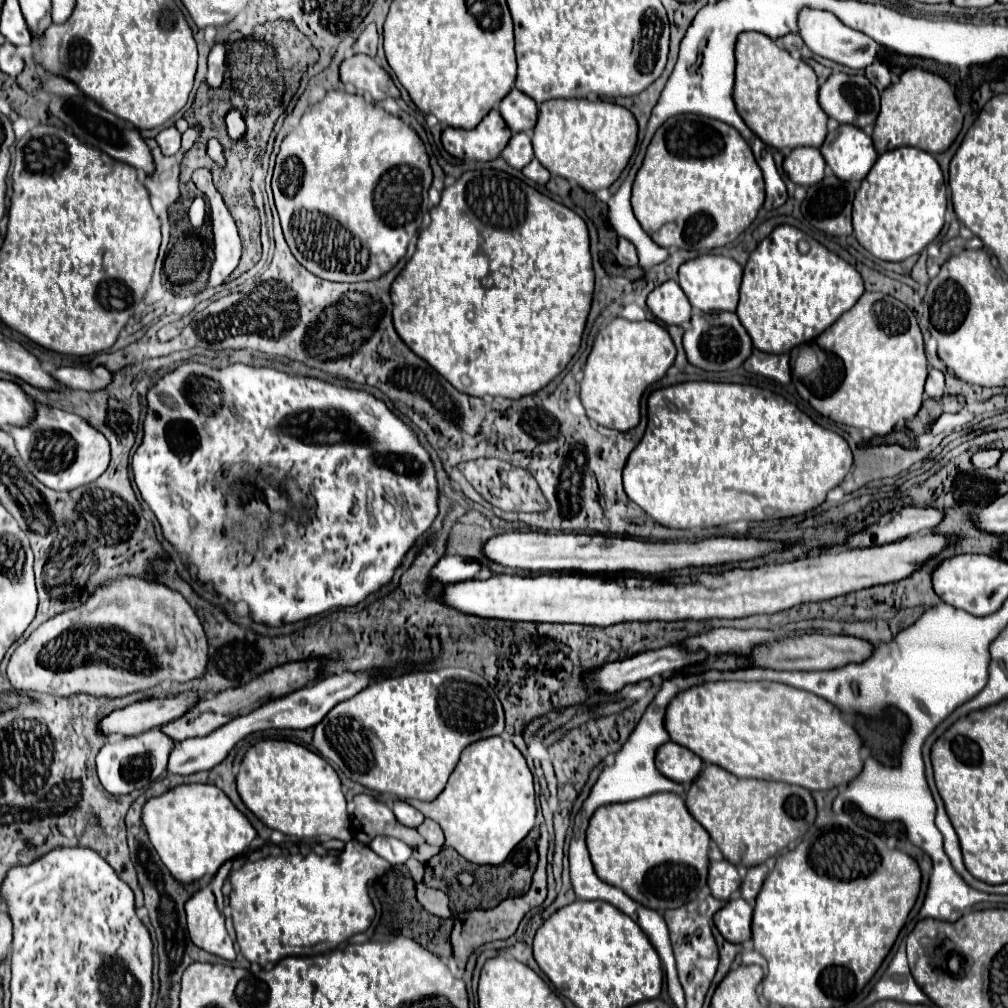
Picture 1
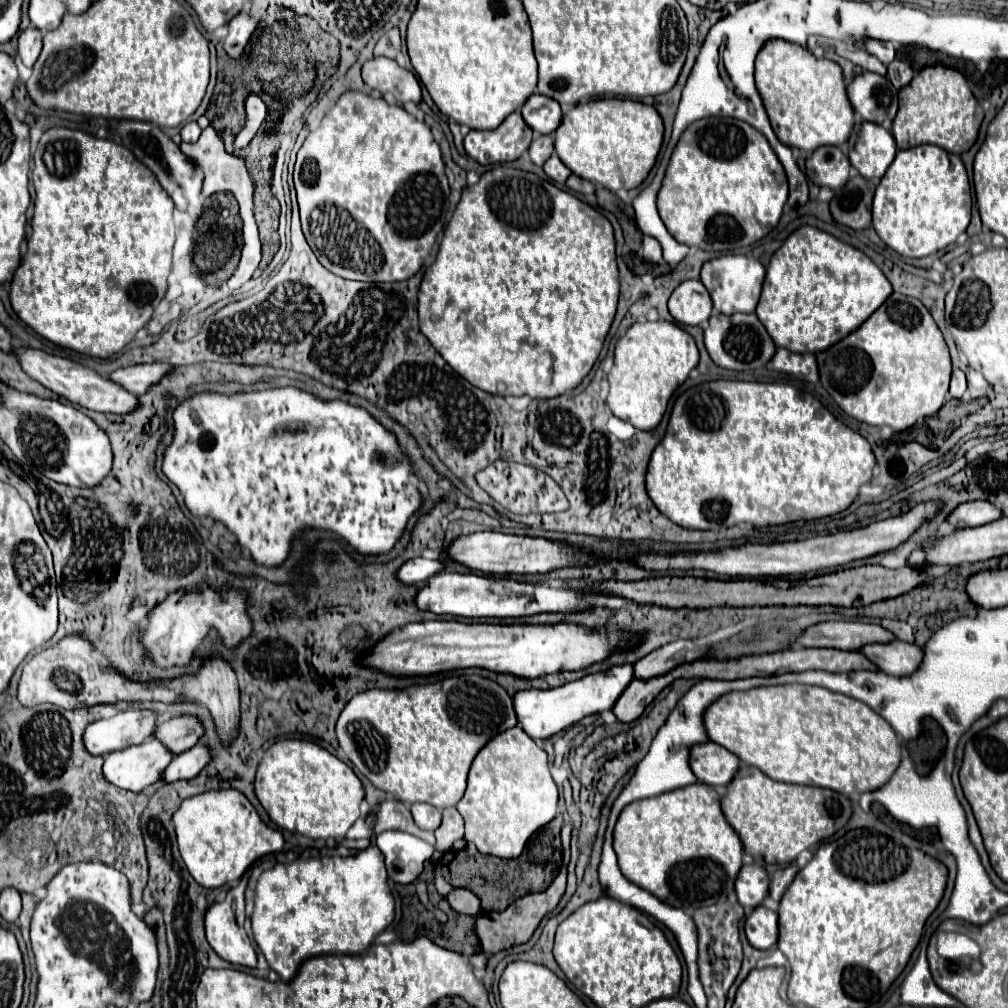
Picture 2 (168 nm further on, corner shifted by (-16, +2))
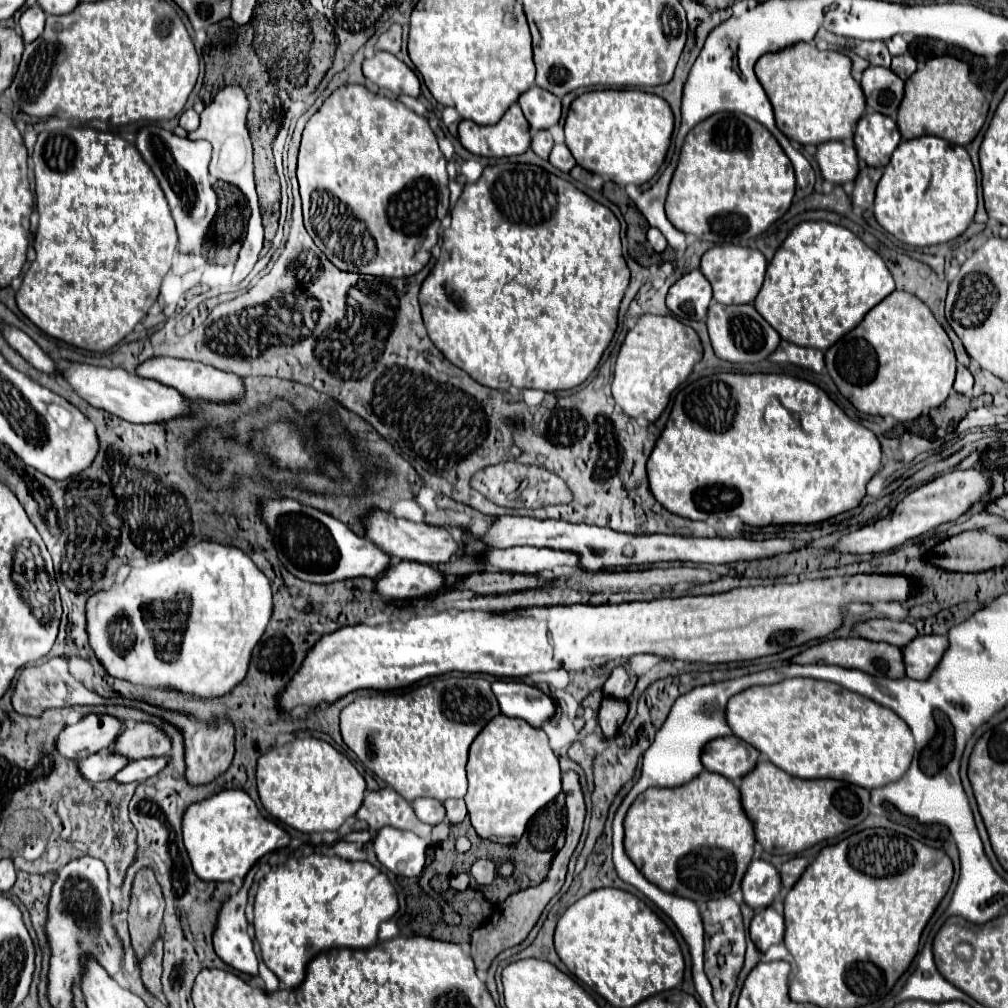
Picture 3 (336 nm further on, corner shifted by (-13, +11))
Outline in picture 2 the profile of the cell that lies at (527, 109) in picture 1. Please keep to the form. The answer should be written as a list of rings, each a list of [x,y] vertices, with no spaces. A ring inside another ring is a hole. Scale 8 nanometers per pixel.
[[[532,94],[522,106],[524,122],[540,134],[552,134],[562,118],[560,104],[544,94]]]

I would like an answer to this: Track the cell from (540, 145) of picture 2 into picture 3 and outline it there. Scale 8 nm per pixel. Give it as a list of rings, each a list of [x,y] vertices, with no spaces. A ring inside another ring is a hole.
[[[533,131],[531,147],[533,147],[533,151],[541,159],[549,159],[549,153],[553,149],[553,137],[551,137],[551,133],[549,131]]]

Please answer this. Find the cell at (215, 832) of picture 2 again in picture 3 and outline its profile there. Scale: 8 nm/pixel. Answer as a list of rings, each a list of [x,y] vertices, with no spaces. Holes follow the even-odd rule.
[[[227,789],[185,811],[183,841],[193,869],[203,881],[231,881],[233,877],[245,879],[263,855],[287,847],[291,837],[283,827],[265,819],[245,791]]]

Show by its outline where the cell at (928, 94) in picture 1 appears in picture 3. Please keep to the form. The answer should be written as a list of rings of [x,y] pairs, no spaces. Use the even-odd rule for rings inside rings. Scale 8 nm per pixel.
[[[933,57],[923,69],[917,69],[905,81],[905,97],[897,113],[897,125],[903,139],[917,139],[921,135],[937,135],[955,145],[967,145],[981,131],[989,101],[983,91],[971,81],[971,69],[965,61],[955,57]]]

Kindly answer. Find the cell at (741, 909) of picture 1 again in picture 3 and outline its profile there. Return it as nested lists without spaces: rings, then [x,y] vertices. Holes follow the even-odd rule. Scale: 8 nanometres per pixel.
[[[761,909],[753,917],[749,933],[751,933],[751,939],[757,945],[757,949],[761,953],[765,953],[771,945],[783,943],[783,933],[785,933],[783,915],[779,915],[775,909]]]

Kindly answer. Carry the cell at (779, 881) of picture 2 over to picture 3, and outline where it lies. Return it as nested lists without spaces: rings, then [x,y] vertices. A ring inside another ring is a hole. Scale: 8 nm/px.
[[[795,857],[795,859],[789,859],[787,863],[783,863],[781,881],[783,881],[785,891],[789,891],[797,883],[797,879],[803,875],[807,865],[809,865],[809,861],[805,857]]]

